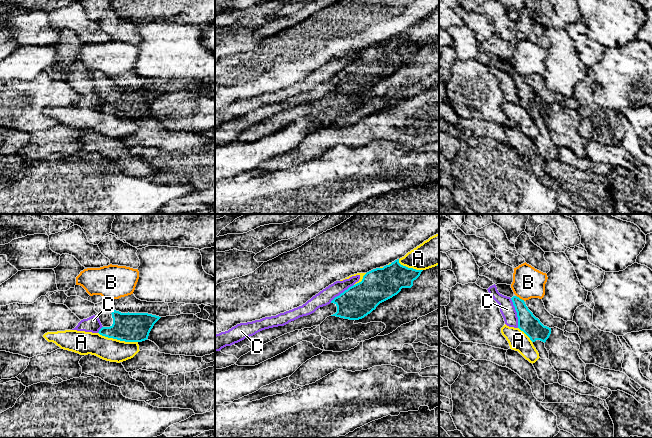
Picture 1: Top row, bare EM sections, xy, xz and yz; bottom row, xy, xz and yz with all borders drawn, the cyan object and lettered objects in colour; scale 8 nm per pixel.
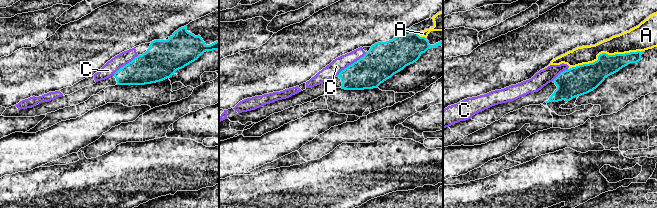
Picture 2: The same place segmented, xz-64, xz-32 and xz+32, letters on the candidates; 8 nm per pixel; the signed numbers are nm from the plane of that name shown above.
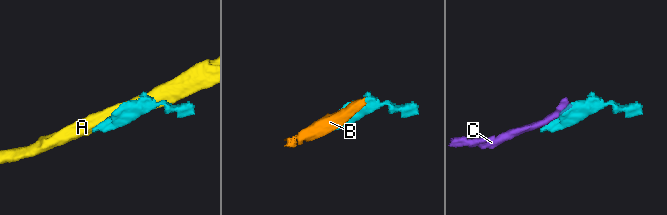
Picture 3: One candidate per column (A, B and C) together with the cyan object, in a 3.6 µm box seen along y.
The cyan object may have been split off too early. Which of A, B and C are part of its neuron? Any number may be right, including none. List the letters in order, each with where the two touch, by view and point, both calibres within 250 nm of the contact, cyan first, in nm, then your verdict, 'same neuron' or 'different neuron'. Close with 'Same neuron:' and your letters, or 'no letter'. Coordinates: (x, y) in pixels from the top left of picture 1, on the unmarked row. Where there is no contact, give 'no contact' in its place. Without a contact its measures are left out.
A: meets cyan in xy at (118, 115); 240 nm thick on the cyan side, 190 nm on the other; different neuron
B: meets cyan in yz at (519, 74); 160 nm thick on the cyan side, 260 nm on the other; different neuron
C: meets cyan in yz at (517, 89); 160 nm thick on the cyan side, 120 nm on the other; different neuron
Same neuron: no letter

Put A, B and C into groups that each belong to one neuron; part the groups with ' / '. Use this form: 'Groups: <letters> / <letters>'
Groups: A / B / C

